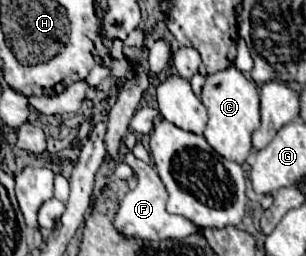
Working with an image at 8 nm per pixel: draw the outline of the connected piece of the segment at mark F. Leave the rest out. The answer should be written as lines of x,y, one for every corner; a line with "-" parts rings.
127,154
125,162
133,170
137,170
137,186
125,194
125,198
121,200
119,212
115,216
115,228
121,234
131,236
131,238
143,238
143,240
165,240
165,238
187,238
199,230
191,220
169,214
165,210
167,192
165,192
165,186
155,168
151,168
143,160
137,160
133,154

